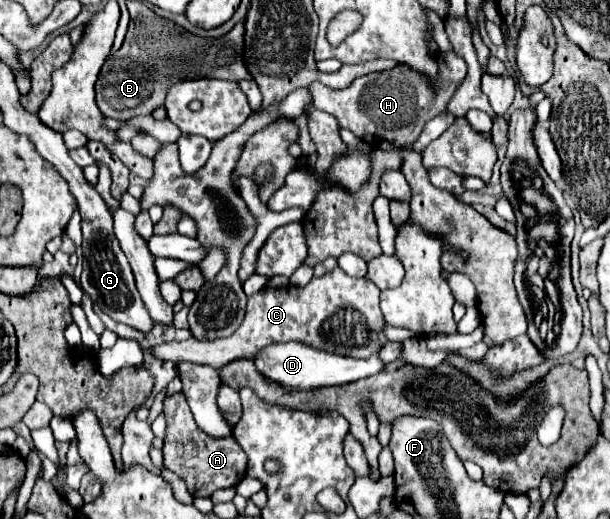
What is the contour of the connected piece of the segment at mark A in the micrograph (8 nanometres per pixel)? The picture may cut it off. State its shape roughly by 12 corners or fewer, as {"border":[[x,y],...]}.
{"border":[[181,392],[165,398],[163,466],[195,498],[245,478],[235,438],[195,428]]}

